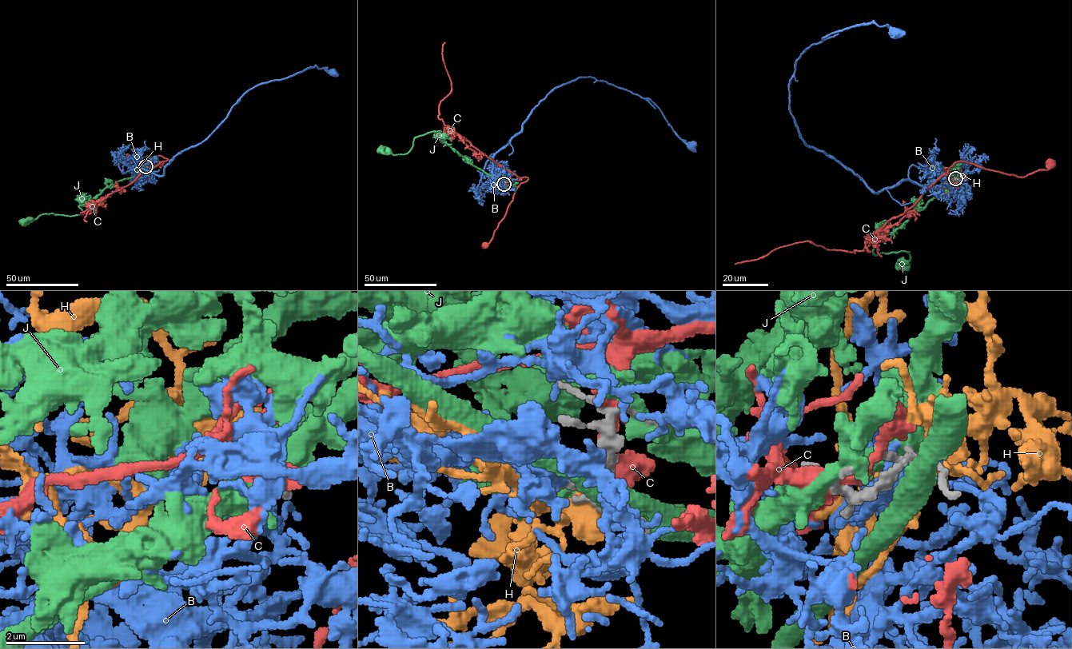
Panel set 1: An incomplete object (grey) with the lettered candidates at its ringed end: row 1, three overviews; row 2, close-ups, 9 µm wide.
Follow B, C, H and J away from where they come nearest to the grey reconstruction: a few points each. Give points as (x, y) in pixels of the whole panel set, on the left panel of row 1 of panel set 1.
B: (145, 166), (133, 177), (137, 168), (162, 176), (175, 156), (202, 142), (260, 84), (315, 66), (332, 73)
C: (147, 165), (154, 166), (169, 160), (158, 156), (146, 164), (138, 165), (127, 157)
H: (145, 165), (136, 165), (137, 173)
J: (145, 165), (83, 203), (79, 207), (83, 211), (78, 214), (47, 213), (23, 222)

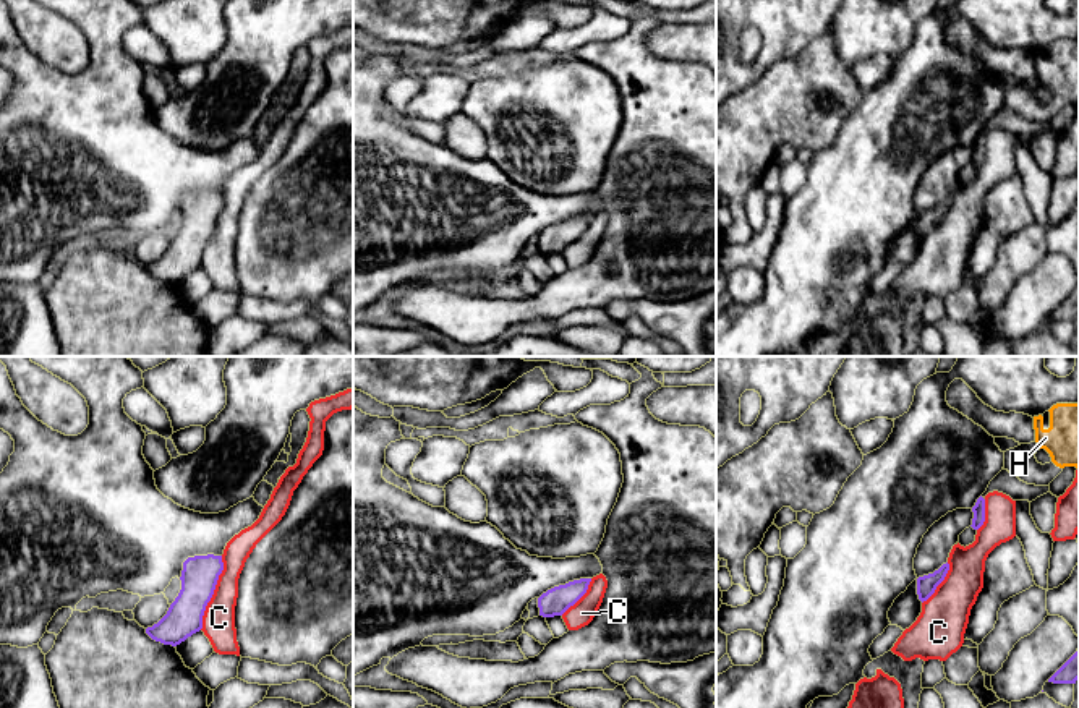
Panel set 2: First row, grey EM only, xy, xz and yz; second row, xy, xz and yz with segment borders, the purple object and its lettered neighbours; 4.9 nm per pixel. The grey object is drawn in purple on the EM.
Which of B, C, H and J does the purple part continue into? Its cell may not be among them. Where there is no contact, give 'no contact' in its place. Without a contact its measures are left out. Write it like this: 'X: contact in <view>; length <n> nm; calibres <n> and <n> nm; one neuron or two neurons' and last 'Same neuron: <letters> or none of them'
B: no contact; one neuron
C: contact in xy; length 380 nm; calibres 180 and 160 nm; two neurons
H: no contact; two neurons
J: no contact; two neurons
Same neuron: B

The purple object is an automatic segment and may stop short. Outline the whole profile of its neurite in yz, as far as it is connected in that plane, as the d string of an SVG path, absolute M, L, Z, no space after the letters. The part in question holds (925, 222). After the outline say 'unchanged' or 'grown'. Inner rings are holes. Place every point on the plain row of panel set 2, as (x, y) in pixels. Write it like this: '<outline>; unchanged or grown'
M946 199L933 211L917 215L917 232L922 240L935 230L936 224L945 217L948 207L949 201Z; unchanged

